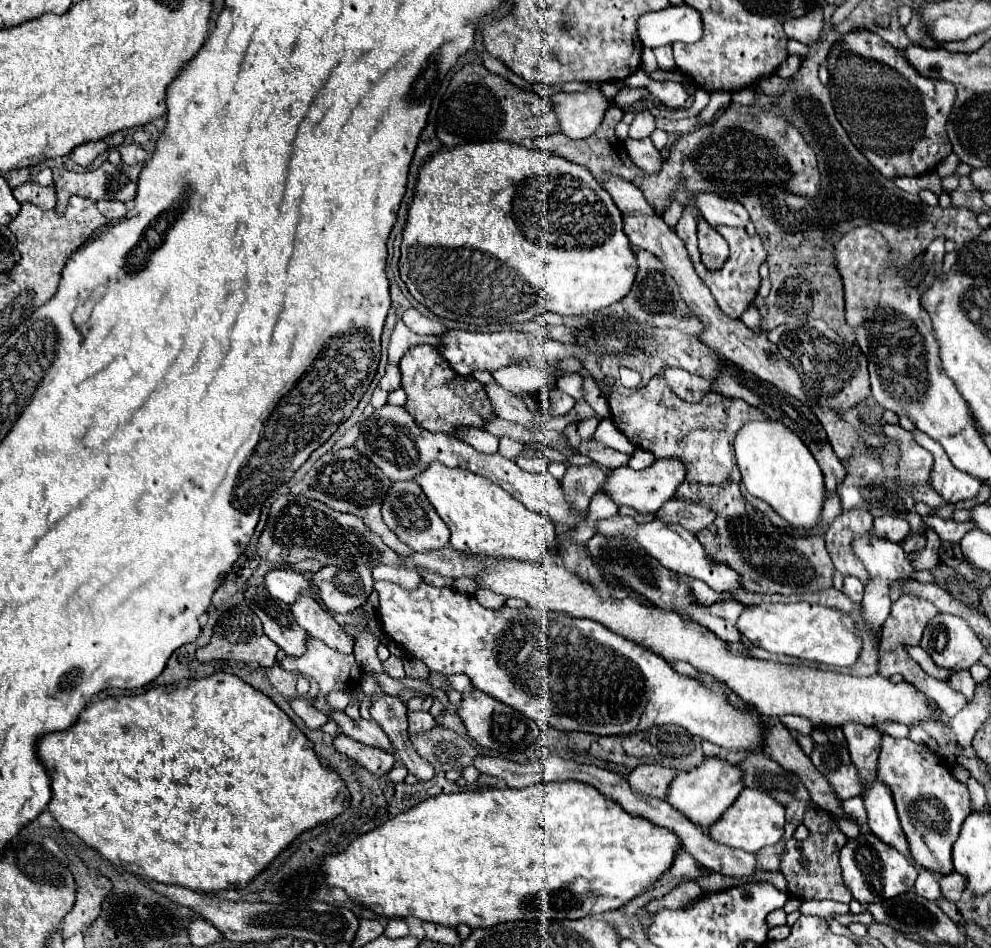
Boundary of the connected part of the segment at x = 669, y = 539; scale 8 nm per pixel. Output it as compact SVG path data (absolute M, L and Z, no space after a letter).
M616 514L612 518L606 518L606 520L598 522L598 534L604 534L604 536L624 534L626 538L634 538L650 556L654 556L668 570L672 570L676 574L686 574L690 578L698 578L698 580L706 582L716 592L730 592L734 588L740 588L740 576L732 568L728 568L724 564L712 564L706 558L704 548L700 546L700 542L696 540L696 536L692 532L684 530L678 524L666 524L666 522L658 520L658 518L652 520L652 522L648 522L648 524L638 524L630 516Z

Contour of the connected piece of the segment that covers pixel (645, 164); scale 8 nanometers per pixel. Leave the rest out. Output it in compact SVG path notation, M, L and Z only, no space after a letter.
M626 138L624 140L624 146L626 146L626 152L630 156L630 160L640 166L644 172L648 174L656 174L662 166L662 156L660 152L654 148L652 140L650 138L644 138L644 140L632 140L632 138Z

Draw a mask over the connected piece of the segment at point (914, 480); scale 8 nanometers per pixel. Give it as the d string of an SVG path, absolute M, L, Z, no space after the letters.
M886 424L884 434L900 442L902 460L898 464L898 482L900 484L926 484L932 470L932 454L916 444L910 432L900 428L898 424Z

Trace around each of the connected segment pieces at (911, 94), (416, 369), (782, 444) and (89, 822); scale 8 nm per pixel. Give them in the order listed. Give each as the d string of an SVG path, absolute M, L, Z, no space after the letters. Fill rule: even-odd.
M868 30L850 32L842 42L834 44L826 62L830 70L828 88L836 118L844 126L848 138L852 138L852 144L868 158L868 162L872 162L872 166L876 166L876 170L880 170L880 174L886 178L922 176L934 172L934 168L952 152L946 136L946 120L956 98L956 88L952 84L938 82L934 84L934 98L928 96L926 90L922 90L924 84L920 84L922 76L904 58L904 52L892 48L878 34Z
M434 346L410 348L400 360L400 370L402 370L402 388L408 396L404 410L408 410L408 414L414 416L414 420L426 430L456 432L458 426L484 428L486 422L496 418L496 412L492 410L492 404L488 402L488 394L484 394L484 386L474 378L468 378L468 376L464 378L464 376L458 376L454 370L450 370L446 360ZM452 380L464 386L464 390L472 398L472 404L466 404L464 398L450 388Z
M776 420L746 422L734 440L736 462L750 494L768 502L796 528L816 526L824 502L824 476L808 446L788 426Z
M228 672L214 674L210 678L180 680L176 684L154 686L146 690L146 694L138 696L108 696L102 702L92 702L80 714L74 726L70 726L64 732L52 732L40 738L38 750L38 756L44 762L52 782L52 798L48 802L48 810L58 820L60 828L74 832L86 846L96 848L110 864L124 872L150 878L162 884L180 884L196 892L216 894L234 886L238 886L238 890L246 888L284 848L290 846L290 842L296 836L300 836L304 830L316 828L318 824L334 820L350 806L350 794L344 780L336 770L320 764L314 752L314 744L304 736L304 732L266 694Z

